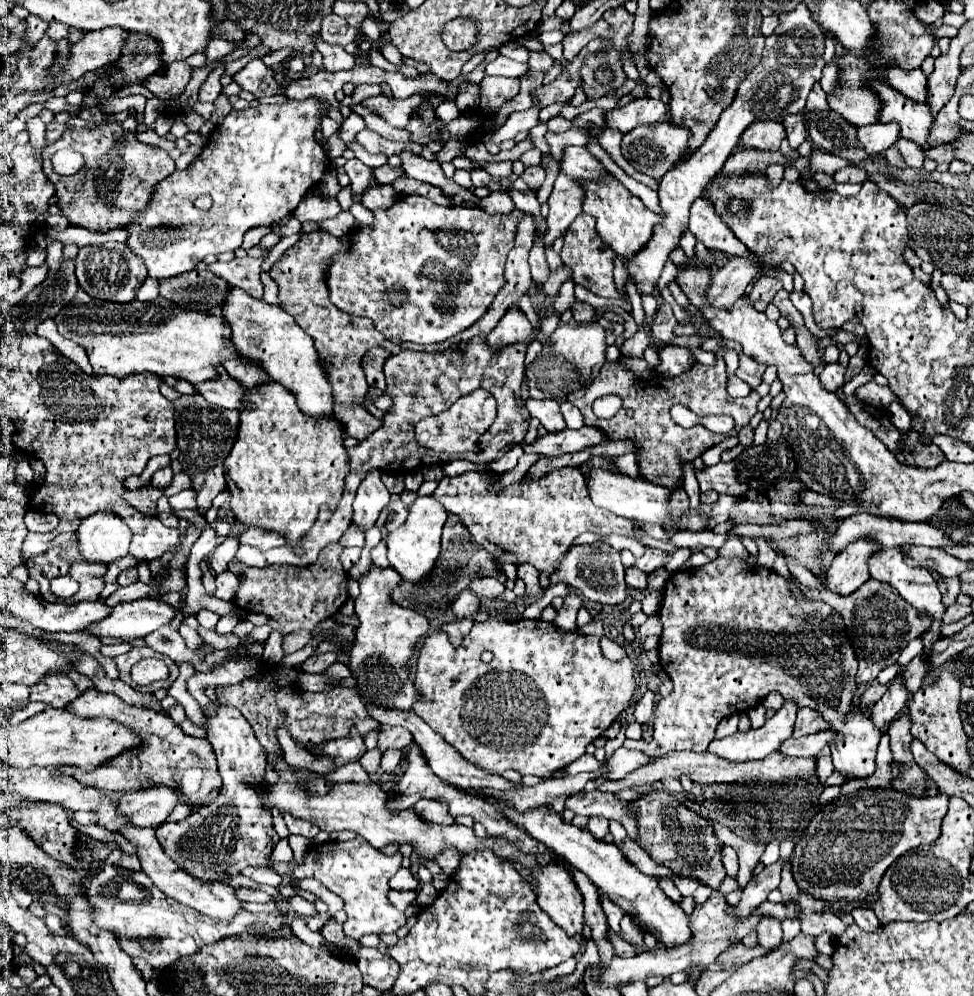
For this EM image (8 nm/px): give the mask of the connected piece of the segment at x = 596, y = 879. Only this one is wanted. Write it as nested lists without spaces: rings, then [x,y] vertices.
[[[550,806],[534,808],[524,814],[518,814],[514,808],[502,808],[502,812],[506,812],[506,818],[510,818],[510,822],[524,828],[538,842],[544,842],[550,850],[568,860],[574,868],[582,870],[602,892],[610,896],[614,904],[626,910],[642,928],[648,928],[658,940],[664,940],[668,948],[690,942],[690,918],[684,914],[684,910],[670,902],[670,898],[658,888],[654,876],[642,874],[632,862],[628,862],[616,844],[604,844],[596,840],[588,830],[578,828],[574,824],[566,824],[558,812],[550,810]]]

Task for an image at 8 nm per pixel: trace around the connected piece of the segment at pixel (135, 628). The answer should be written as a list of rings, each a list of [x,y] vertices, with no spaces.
[[[144,598],[144,600],[134,600],[134,602],[124,602],[114,606],[108,618],[90,626],[84,632],[132,642],[168,624],[176,614],[178,610],[172,608],[170,604],[154,598]]]

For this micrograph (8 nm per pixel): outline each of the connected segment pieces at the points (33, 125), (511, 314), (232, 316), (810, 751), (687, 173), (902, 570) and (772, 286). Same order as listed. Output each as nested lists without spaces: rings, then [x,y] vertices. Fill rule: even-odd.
[[[32,118],[26,122],[26,132],[30,136],[30,144],[36,146],[38,150],[44,146],[44,134],[46,134],[46,128],[44,128],[44,122],[40,118]]]
[[[512,304],[510,310],[502,316],[502,320],[496,324],[496,328],[488,334],[488,344],[492,350],[496,350],[506,344],[522,342],[532,332],[534,332],[534,328],[532,328],[530,320],[524,316],[524,312],[516,304]]]
[[[230,288],[222,314],[234,332],[234,346],[238,346],[238,354],[242,354],[242,358],[254,358],[254,362],[262,362],[260,368],[274,382],[280,382],[296,394],[298,408],[306,416],[332,414],[332,388],[322,374],[322,368],[316,364],[314,340],[304,330],[298,330],[298,324],[290,314],[286,314],[278,304],[250,298],[240,288]]]
[[[816,732],[810,736],[802,736],[802,738],[788,738],[786,742],[782,742],[782,746],[778,748],[782,754],[786,756],[802,756],[802,758],[816,758],[818,752],[822,750],[822,746],[830,744],[836,738],[836,732]]]
[[[798,6],[794,12],[780,14],[780,24],[766,38],[762,62],[740,84],[734,102],[722,112],[708,140],[692,154],[690,160],[672,168],[660,180],[658,196],[660,196],[660,206],[666,214],[664,222],[662,226],[656,226],[656,232],[646,244],[646,248],[626,262],[628,276],[634,280],[640,294],[656,294],[656,282],[660,278],[660,270],[664,268],[670,250],[678,246],[682,228],[688,226],[688,212],[692,202],[704,194],[708,182],[720,172],[724,162],[730,158],[746,126],[750,126],[756,120],[782,122],[786,114],[804,112],[808,92],[822,78],[822,66],[826,66],[822,54],[824,54],[824,34],[820,26],[812,20],[810,10],[806,6]],[[786,46],[790,48],[786,50]]]
[[[884,548],[880,552],[876,552],[872,558],[870,558],[870,574],[874,580],[880,580],[880,582],[888,582],[890,586],[894,586],[900,596],[912,604],[912,606],[918,606],[922,612],[928,612],[934,616],[934,624],[930,626],[930,630],[922,636],[924,640],[924,650],[928,652],[930,646],[940,638],[940,626],[942,626],[942,616],[946,612],[946,606],[942,604],[942,596],[938,592],[938,586],[936,586],[936,580],[932,578],[930,572],[922,570],[922,568],[912,568],[904,562],[904,554],[898,550],[898,548]]]
[[[762,276],[762,278],[758,278],[754,282],[754,290],[748,294],[748,298],[750,298],[750,302],[758,302],[760,300],[760,302],[770,304],[772,298],[774,298],[774,294],[780,288],[782,288],[782,282],[780,280],[772,278],[772,276]]]

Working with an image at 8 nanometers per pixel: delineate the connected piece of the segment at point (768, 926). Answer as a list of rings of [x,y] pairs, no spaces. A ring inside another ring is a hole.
[[[762,918],[762,922],[758,922],[758,944],[774,950],[782,944],[782,928],[778,922],[774,922],[774,918]]]

